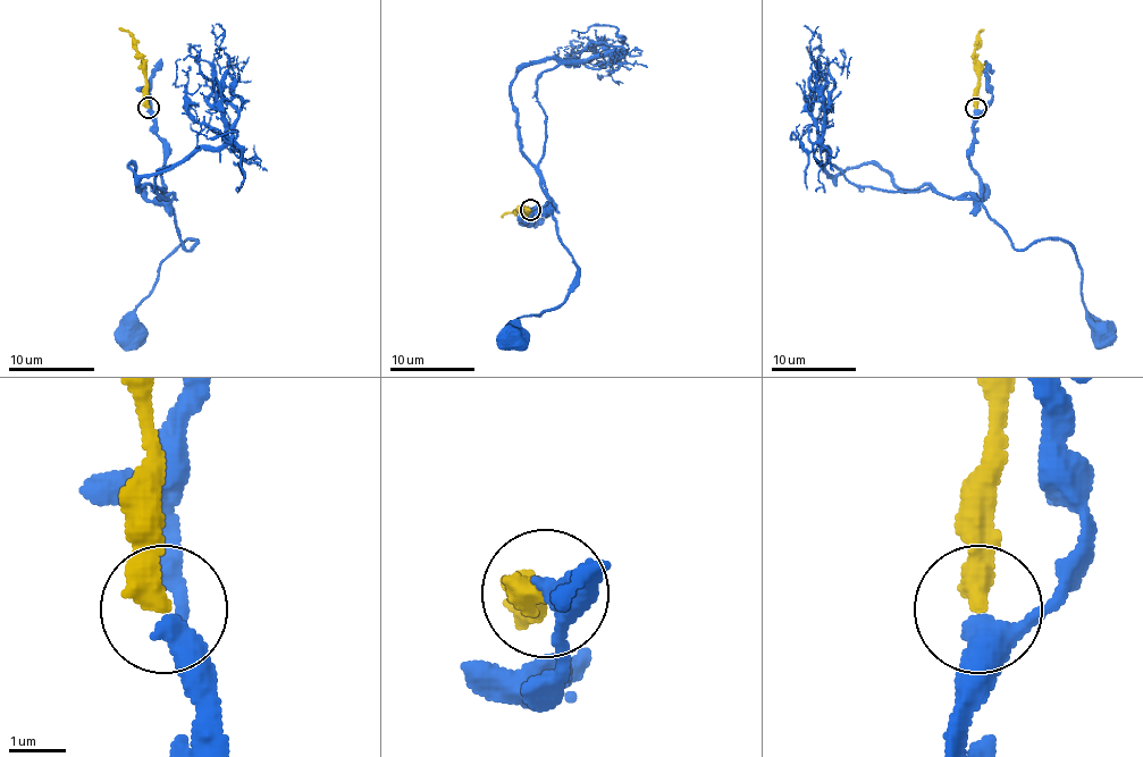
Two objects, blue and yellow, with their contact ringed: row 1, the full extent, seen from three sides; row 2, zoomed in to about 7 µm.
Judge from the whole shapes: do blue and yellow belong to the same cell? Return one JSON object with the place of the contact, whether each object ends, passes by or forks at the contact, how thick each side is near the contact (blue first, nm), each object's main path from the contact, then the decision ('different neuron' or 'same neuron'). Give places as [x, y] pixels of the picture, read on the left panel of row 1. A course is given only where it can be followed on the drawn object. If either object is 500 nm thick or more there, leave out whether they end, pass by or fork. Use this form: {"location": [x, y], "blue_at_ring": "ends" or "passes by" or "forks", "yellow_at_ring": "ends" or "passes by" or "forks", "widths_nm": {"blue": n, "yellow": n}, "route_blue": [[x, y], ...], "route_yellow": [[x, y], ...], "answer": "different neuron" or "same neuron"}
{"location": [149, 107], "blue_at_ring": "passes by", "yellow_at_ring": "ends", "widths_nm": {"blue": 380, "yellow": 400}, "route_blue": [[149, 108], [168, 198], [156, 175], [224, 140], [228, 56], [211, 24]], "route_yellow": [[149, 108], [146, 60], [134, 39], [119, 28]], "answer": "same neuron"}

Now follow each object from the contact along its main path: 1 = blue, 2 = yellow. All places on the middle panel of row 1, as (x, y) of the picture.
1: (530, 210), (546, 204), (544, 212), (549, 195), (537, 78), (601, 57), (603, 42), (610, 50), (593, 52)
2: (530, 210), (515, 208), (501, 217)

